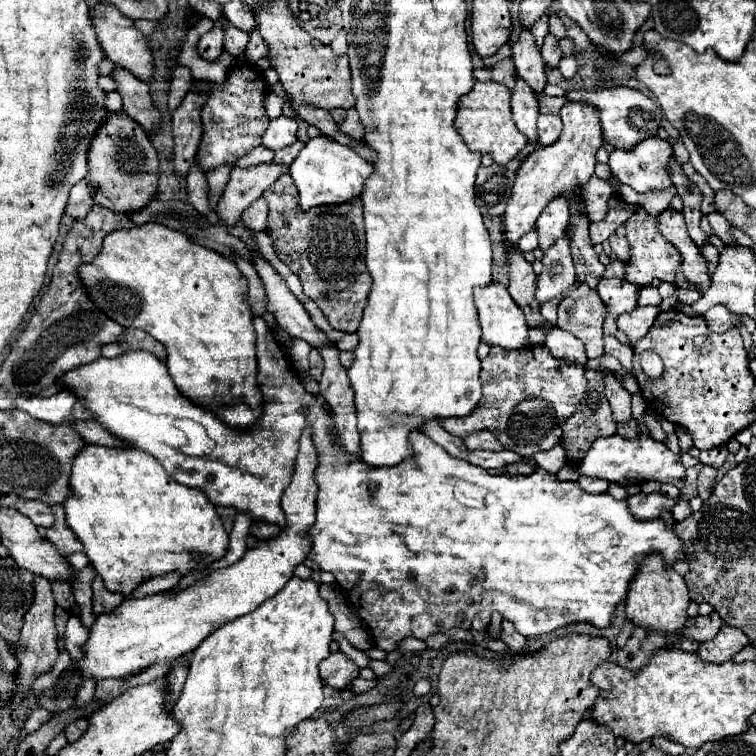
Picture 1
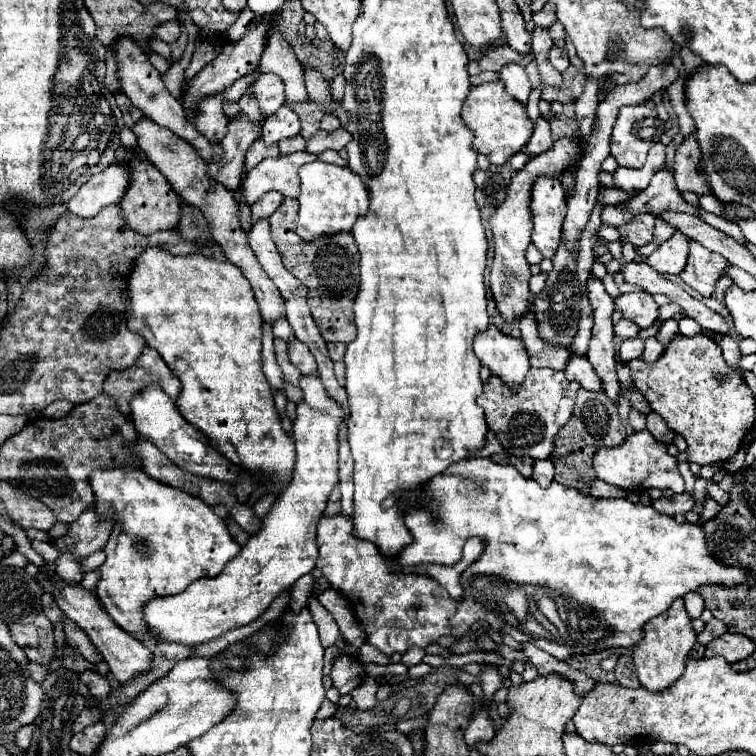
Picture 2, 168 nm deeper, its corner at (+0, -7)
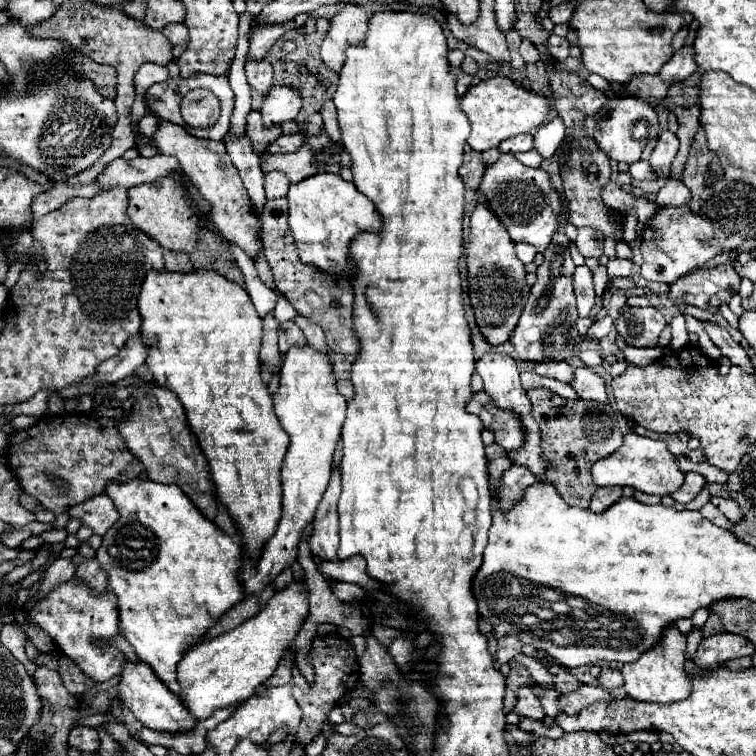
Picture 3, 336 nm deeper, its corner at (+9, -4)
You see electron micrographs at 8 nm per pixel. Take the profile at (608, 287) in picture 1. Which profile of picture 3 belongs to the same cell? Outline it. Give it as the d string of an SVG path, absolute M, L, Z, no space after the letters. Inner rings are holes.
M626 306L616 322L618 334L632 346L656 346L664 326L664 316L652 306Z

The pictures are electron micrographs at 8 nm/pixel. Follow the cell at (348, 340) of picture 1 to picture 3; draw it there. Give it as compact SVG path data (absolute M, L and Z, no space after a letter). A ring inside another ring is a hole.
M296 316L296 324L300 326L300 330L304 332L304 336L306 336L306 342L308 342L308 346L310 348L314 348L314 350L318 350L318 352L328 352L328 344L326 344L326 338L324 338L324 332L322 332L322 328L318 326L318 324L312 324L312 322L308 322L304 316Z

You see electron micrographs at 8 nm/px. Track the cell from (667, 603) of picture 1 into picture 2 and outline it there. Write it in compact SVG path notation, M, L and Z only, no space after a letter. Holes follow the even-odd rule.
M677 599L663 615L651 619L647 627L643 627L643 641L633 649L633 663L641 687L651 693L669 689L679 679L679 675L683 675L685 663L689 659L695 641L697 633L691 627L691 619L687 617L683 599Z

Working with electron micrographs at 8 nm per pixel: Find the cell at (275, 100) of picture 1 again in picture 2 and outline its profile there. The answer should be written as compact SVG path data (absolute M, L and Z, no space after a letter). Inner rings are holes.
M265 73L255 83L255 99L259 101L263 113L269 117L285 103L283 81L277 75Z

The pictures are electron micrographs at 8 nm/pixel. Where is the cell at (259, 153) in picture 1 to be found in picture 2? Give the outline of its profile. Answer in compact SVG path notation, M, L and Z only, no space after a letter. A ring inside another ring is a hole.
M261 139L253 141L253 145L247 149L247 155L245 155L245 165L247 169L253 169L259 161L267 159L267 157L279 157L279 147L277 143L275 145L265 145Z

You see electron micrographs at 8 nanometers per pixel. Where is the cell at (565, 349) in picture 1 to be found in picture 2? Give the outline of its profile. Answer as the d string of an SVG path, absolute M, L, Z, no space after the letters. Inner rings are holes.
M571 355L567 369L565 369L565 377L569 381L577 381L587 391L601 391L603 389L603 381L597 377L597 373L593 371L587 357Z

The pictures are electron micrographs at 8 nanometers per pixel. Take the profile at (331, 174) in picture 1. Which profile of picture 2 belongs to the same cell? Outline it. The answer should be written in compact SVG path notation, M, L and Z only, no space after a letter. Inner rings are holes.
M315 161L315 163L305 163L299 169L301 177L301 195L299 195L299 223L297 223L297 235L311 243L319 235L335 235L335 233L351 233L353 223L367 215L369 209L369 191L347 167L337 167L331 163Z

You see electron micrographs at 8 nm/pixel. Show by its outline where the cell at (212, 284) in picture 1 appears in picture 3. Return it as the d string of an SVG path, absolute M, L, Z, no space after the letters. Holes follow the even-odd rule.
M148 270L138 294L138 312L142 316L142 342L148 348L146 366L154 374L156 384L170 388L180 398L188 424L208 460L216 494L234 518L246 552L252 558L258 558L262 544L274 534L280 520L280 468L288 450L288 434L280 426L268 386L260 378L258 352L262 342L262 320L258 318L248 292L214 270Z

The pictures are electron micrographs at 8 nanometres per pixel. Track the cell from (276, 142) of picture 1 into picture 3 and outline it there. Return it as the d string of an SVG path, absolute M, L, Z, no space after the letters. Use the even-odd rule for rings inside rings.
M274 86L268 92L264 106L260 110L262 122L266 128L272 128L272 126L278 126L286 120L294 120L300 112L300 106L302 106L302 98L298 96L298 92L294 92L290 88Z

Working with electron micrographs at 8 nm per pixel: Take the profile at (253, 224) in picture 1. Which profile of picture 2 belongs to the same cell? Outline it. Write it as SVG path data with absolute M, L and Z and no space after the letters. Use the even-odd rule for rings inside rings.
M269 191L267 195L261 195L257 199L255 205L251 205L251 219L263 219L271 213L277 211L277 207L283 203L283 195L279 195L277 191Z

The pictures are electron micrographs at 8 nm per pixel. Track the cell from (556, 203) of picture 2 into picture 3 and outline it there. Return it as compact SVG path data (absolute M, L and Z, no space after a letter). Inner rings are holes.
M502 154L496 164L486 168L486 176L482 178L478 192L484 194L492 212L508 228L514 242L532 244L538 252L546 250L558 220L558 192L552 186L548 172L542 168L528 168L512 154Z

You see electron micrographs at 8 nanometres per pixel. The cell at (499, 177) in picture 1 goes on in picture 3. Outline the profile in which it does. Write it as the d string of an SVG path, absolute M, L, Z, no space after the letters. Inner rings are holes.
M468 152L464 154L464 164L460 166L460 176L464 178L464 184L470 190L478 190L482 176L486 172L486 162L482 160L482 156L478 152Z

